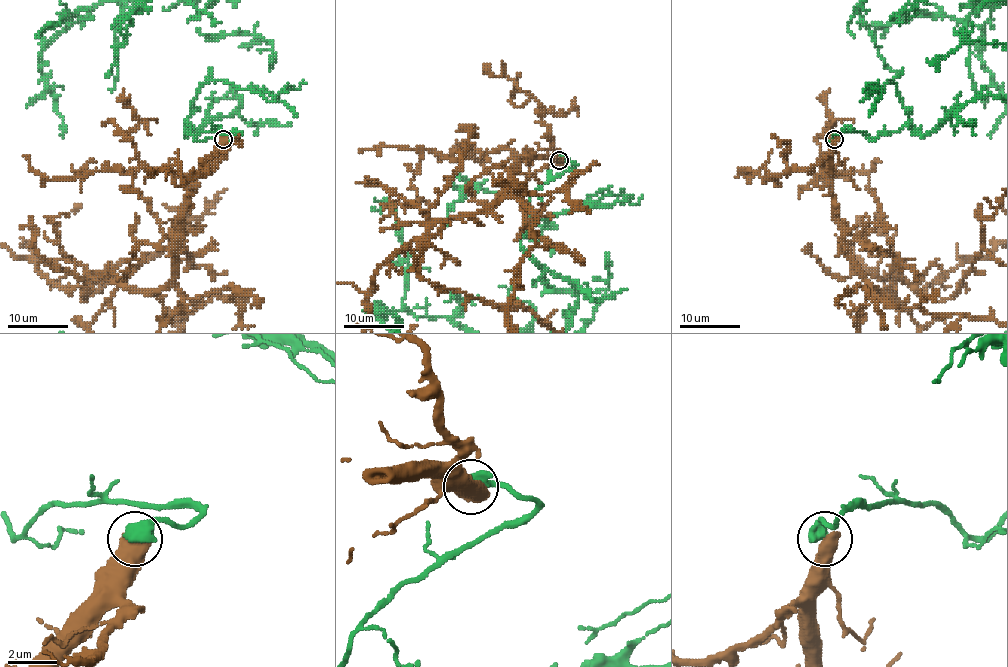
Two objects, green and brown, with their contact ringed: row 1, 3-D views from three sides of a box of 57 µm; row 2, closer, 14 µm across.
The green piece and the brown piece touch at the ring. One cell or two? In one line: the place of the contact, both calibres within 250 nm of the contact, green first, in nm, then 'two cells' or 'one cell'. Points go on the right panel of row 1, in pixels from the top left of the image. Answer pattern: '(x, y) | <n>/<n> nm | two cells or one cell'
(834, 139) | 650/800 nm | two cells

